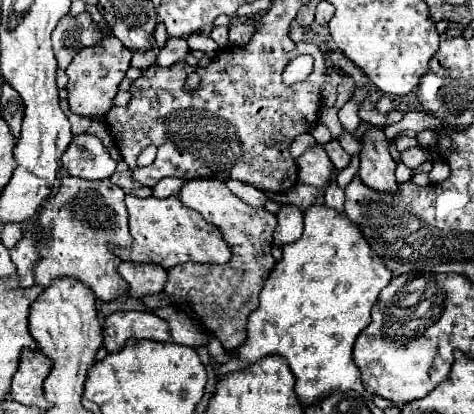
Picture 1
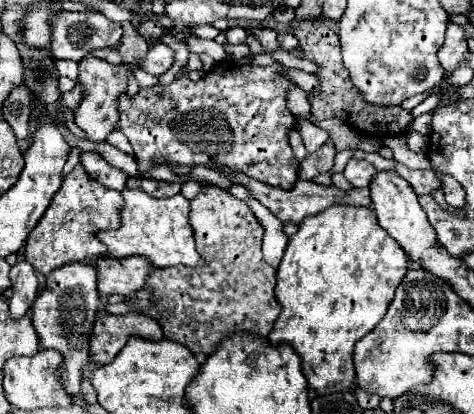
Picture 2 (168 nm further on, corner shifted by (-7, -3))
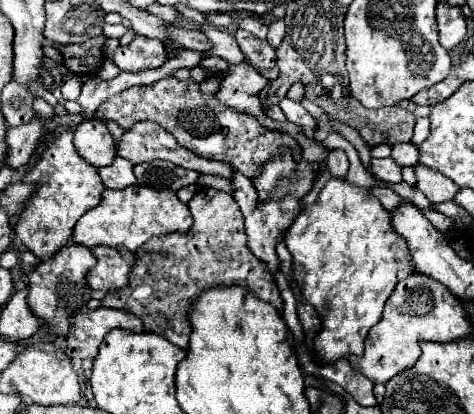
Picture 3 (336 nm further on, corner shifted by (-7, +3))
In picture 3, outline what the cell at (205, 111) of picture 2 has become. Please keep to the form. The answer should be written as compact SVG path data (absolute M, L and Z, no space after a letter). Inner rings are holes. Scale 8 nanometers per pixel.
M209 76L203 82L193 82L193 80L181 82L175 78L163 78L149 86L133 86L107 98L97 108L95 116L99 120L105 120L105 118L115 120L121 128L131 128L139 120L159 122L169 134L175 136L175 140L183 148L199 154L201 158L227 162L249 178L259 174L259 166L265 160L279 154L281 146L293 148L295 158L299 158L301 154L299 144L291 136L275 132L275 130L267 130L251 116L237 114L231 108L225 108L223 112L219 112L217 110L219 102L215 98L217 88L219 88L217 76Z

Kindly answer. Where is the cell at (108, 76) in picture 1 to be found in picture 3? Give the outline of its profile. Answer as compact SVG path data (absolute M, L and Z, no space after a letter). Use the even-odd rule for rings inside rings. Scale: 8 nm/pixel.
M97 118L83 122L75 130L75 150L83 156L83 160L95 168L111 166L115 158L115 140L105 128L105 124Z

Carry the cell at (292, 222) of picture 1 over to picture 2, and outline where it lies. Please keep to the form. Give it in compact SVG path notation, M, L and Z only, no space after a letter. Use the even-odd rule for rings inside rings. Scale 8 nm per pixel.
M221 168L221 172L229 178L229 180L239 180L257 200L261 198L261 204L265 208L269 208L283 224L287 222L293 222L293 224L299 224L303 218L307 216L313 216L333 204L345 204L345 206L369 206L371 204L371 198L369 198L369 188L361 188L361 190L351 190L351 192L343 192L343 190L337 190L335 186L323 186L323 184L317 184L313 180L297 180L295 188L291 190L283 190L283 188L275 188L275 186L269 186L269 184L261 184L259 180L253 180L241 172L235 172L231 168Z

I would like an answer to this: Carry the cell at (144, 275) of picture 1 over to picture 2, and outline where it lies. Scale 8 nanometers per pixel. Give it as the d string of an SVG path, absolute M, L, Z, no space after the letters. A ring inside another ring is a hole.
M129 256L123 260L115 260L115 258L99 260L99 266L97 266L99 294L133 296L145 286L153 270L155 266L143 260L141 256Z

